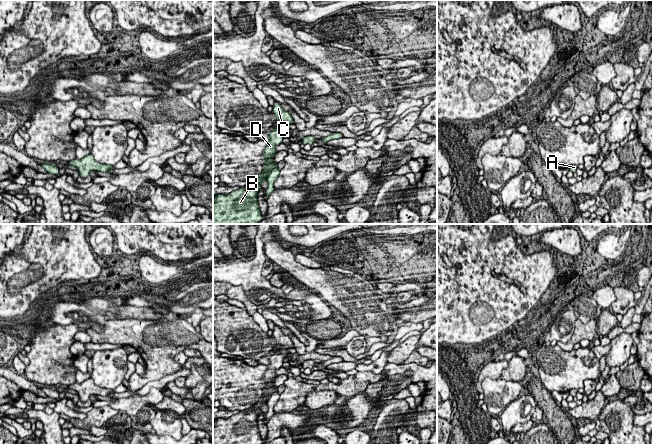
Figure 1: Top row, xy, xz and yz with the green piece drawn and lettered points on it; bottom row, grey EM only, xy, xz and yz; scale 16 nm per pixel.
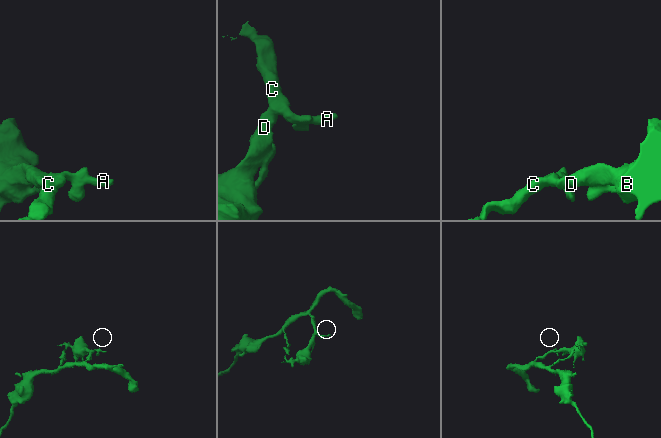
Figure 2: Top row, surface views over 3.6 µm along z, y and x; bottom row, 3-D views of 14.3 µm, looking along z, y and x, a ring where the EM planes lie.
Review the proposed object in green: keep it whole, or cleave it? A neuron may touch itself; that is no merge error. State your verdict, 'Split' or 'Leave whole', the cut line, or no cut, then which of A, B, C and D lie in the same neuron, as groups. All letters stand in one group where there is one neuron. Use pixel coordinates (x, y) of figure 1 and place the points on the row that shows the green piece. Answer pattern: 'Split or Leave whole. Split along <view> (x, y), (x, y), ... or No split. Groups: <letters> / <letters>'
Leave whole. No split. Groups: A B C D

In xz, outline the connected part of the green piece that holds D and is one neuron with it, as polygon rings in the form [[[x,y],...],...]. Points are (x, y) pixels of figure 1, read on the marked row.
[[[275,101],[272,111],[280,123],[273,131],[269,132],[269,140],[262,155],[264,159],[262,173],[251,183],[252,187],[249,189],[241,187],[227,195],[218,194],[213,197],[213,224],[257,224],[264,219],[258,204],[257,193],[262,189],[261,183],[265,180],[268,182],[268,187],[265,191],[267,198],[275,189],[274,182],[280,174],[280,169],[277,163],[272,161],[272,158],[277,153],[276,146],[282,143],[283,136],[289,130],[289,126],[294,124],[292,116],[282,108],[279,102]]]

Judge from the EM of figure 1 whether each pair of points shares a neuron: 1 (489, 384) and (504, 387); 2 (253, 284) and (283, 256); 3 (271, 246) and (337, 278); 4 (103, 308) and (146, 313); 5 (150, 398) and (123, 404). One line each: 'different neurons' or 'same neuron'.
1: same neuron
2: different neurons
3: same neuron
4: same neuron
5: same neuron

